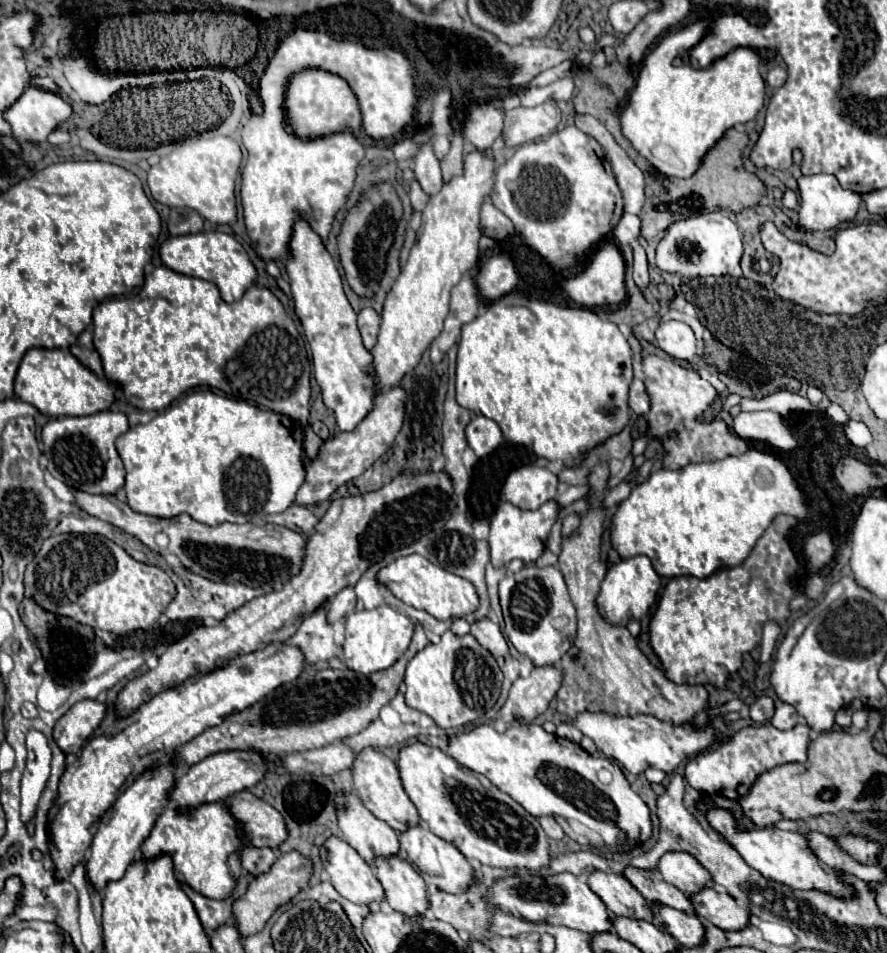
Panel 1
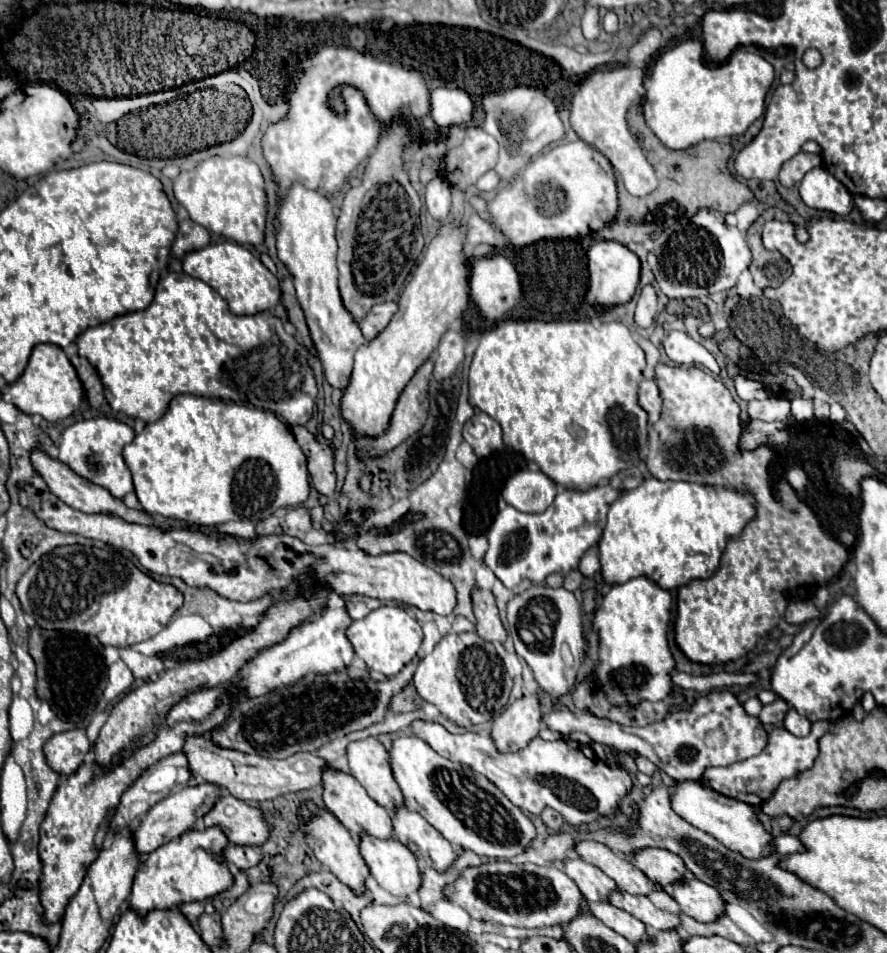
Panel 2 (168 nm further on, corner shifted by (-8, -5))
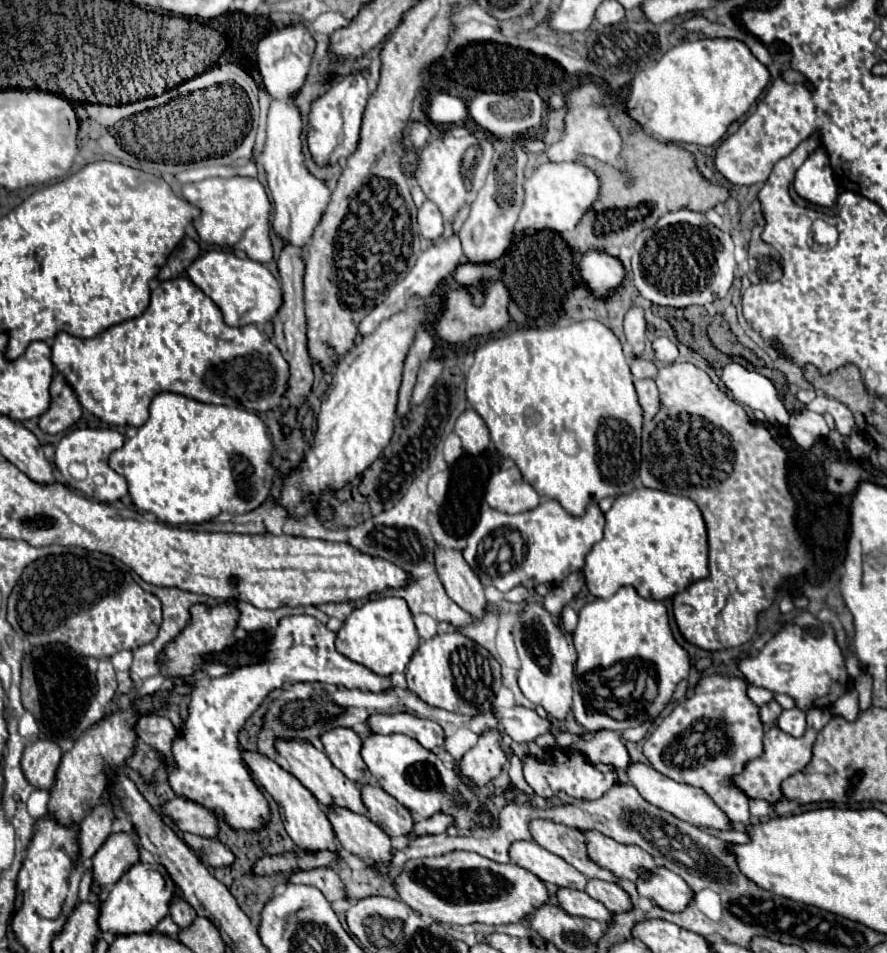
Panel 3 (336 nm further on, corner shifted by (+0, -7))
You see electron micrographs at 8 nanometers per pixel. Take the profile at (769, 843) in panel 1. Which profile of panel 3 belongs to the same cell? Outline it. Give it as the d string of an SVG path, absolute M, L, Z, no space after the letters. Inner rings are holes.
M630 761L628 767L626 767L626 773L628 773L628 779L630 783L638 789L638 793L652 805L672 813L674 817L678 819L684 819L696 827L714 827L714 829L728 829L730 821L726 817L726 813L722 813L722 809L718 809L712 799L708 799L708 795L704 791L700 791L698 787L692 787L692 785L686 785L686 783L676 783L672 779L668 779L666 775L658 773L652 765L644 765L644 763L634 763Z

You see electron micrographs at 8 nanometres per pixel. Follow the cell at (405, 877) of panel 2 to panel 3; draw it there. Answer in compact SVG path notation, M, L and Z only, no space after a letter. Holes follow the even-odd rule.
M332 805L328 807L328 821L342 849L358 857L372 857L376 863L390 863L390 837L376 823L372 823L368 815L360 815L346 807Z

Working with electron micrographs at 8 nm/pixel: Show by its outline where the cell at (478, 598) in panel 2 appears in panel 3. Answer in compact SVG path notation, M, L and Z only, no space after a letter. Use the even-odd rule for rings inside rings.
M436 545L434 549L434 563L436 573L448 593L448 597L466 609L474 619L480 619L486 611L486 599L484 599L484 587L476 575L472 575L472 569L468 563L464 563L464 557L456 549L446 549L442 545Z

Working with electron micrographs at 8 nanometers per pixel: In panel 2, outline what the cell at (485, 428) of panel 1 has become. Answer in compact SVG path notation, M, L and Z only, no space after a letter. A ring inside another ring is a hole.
M476 411L476 415L470 419L472 423L480 423L484 425L484 435L482 437L474 437L468 427L464 431L464 439L472 445L474 453L478 457L488 457L492 455L494 451L502 449L502 427L498 425L498 421L494 421L492 417L488 417L486 413L482 411Z

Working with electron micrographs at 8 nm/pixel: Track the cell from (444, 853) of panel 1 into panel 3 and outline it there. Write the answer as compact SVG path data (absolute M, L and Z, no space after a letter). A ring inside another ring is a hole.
M362 785L360 797L366 807L366 815L390 837L408 835L408 827L412 827L410 811L404 805L396 803L396 799L392 799L392 795L388 795L382 787Z

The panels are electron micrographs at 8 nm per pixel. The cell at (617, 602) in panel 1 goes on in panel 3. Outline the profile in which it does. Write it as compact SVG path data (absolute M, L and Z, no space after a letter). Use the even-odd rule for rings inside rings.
M622 587L610 599L596 599L584 605L578 611L578 625L572 633L572 643L578 653L576 671L574 671L574 717L576 721L588 731L624 731L630 727L638 727L648 719L656 719L672 693L676 691L678 683L688 677L690 673L690 657L684 647L680 647L672 635L668 625L666 607L660 601L642 599L634 587ZM602 691L610 691L618 699L602 699Z

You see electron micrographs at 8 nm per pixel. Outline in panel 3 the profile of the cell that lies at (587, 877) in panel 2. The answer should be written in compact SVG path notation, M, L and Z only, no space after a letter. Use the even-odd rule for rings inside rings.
M514 841L510 845L510 863L534 873L542 881L556 887L576 887L582 891L588 881L562 857L546 851L534 841Z

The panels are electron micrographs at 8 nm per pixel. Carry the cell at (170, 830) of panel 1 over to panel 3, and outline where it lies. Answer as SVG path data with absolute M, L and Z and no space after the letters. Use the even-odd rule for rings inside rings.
M136 863L114 887L112 893L100 903L98 927L102 933L112 935L132 935L132 933L150 933L162 917L168 915L168 899L172 899L176 885L168 879L168 871L158 863Z

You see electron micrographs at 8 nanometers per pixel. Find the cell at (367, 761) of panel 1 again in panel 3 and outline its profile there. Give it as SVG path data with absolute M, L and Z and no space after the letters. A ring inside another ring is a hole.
M336 727L320 735L320 741L324 745L324 753L330 757L330 761L354 783L366 785L374 783L372 775L364 767L362 755L360 755L360 737L348 729L348 727Z

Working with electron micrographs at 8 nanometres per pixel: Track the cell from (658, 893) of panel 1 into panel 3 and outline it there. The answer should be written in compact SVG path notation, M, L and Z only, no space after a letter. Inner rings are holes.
M534 819L534 821L530 821L530 835L538 845L542 845L544 849L552 851L554 855L558 855L564 861L568 861L570 865L574 865L588 879L618 881L610 871L596 867L596 863L592 863L588 859L588 855L584 851L584 837L580 835L580 831L554 823L550 819Z

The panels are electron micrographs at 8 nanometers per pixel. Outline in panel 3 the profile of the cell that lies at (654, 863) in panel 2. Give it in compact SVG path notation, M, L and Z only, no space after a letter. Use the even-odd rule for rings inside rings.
M584 831L584 839L588 857L618 879L636 881L638 875L656 867L652 855L648 855L644 849L616 843L612 837L606 837L600 831Z

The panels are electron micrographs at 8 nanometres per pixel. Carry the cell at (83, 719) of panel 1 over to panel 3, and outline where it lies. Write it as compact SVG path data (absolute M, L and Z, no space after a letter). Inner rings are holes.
M38 739L36 743L28 745L22 753L20 765L26 781L36 789L50 789L52 779L56 775L56 767L60 765L62 751L56 743Z

